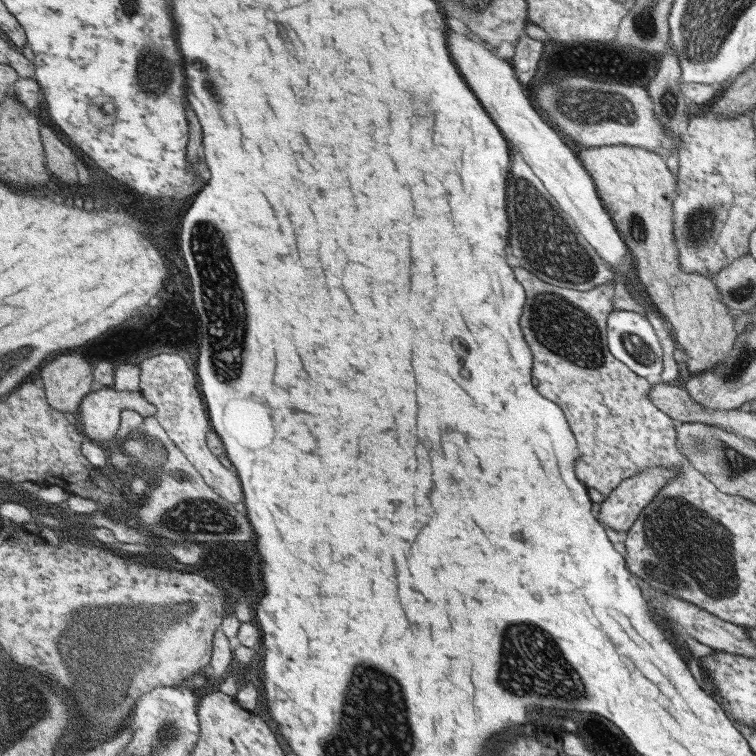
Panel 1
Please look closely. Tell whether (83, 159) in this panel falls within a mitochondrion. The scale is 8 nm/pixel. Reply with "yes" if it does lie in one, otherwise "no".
no

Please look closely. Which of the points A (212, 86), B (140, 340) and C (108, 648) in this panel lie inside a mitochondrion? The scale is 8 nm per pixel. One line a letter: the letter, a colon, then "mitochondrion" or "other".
A: mitochondrion
B: other
C: mitochondrion

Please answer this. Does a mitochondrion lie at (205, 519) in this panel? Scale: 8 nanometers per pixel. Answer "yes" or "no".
yes

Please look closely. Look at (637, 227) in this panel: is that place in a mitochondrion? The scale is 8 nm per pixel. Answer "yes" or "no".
yes

